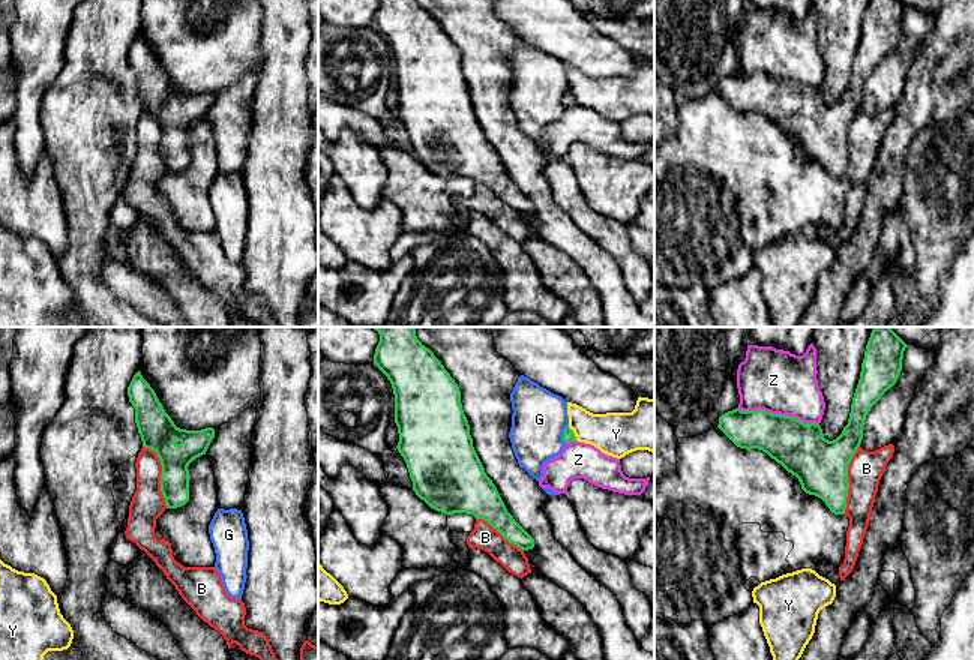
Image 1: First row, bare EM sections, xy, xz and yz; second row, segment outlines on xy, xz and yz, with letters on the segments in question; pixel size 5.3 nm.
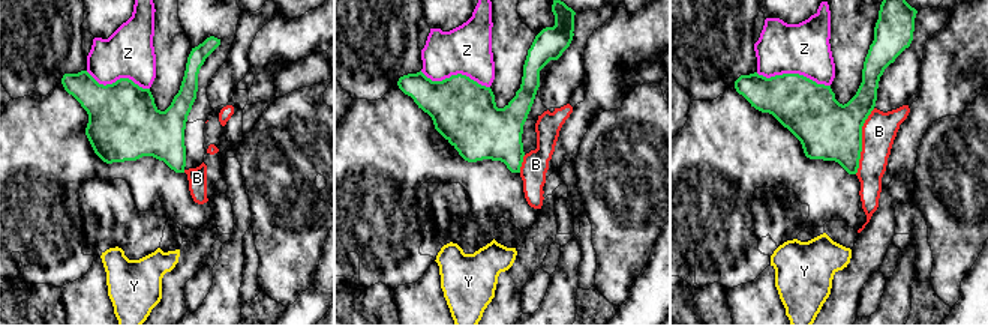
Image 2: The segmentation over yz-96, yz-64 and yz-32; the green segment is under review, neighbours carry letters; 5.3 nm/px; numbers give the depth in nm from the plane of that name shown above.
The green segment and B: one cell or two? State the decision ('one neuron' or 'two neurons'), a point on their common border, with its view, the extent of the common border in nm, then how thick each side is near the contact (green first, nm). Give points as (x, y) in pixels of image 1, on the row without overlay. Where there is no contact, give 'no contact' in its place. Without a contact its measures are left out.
two neurons; contact xy (161, 138); length 360 nm; calibres 200 and 180 nm

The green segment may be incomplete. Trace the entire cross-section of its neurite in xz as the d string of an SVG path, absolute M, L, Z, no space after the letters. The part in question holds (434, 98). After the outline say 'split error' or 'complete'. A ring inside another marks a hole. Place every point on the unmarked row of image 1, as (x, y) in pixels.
M380 0L374 28L393 52L399 98L396 112L407 128L416 159L444 178L467 177L483 183L509 207L522 214L533 213L534 202L507 176L495 148L486 140L473 111L461 54L434 16L417 0Z; complete

